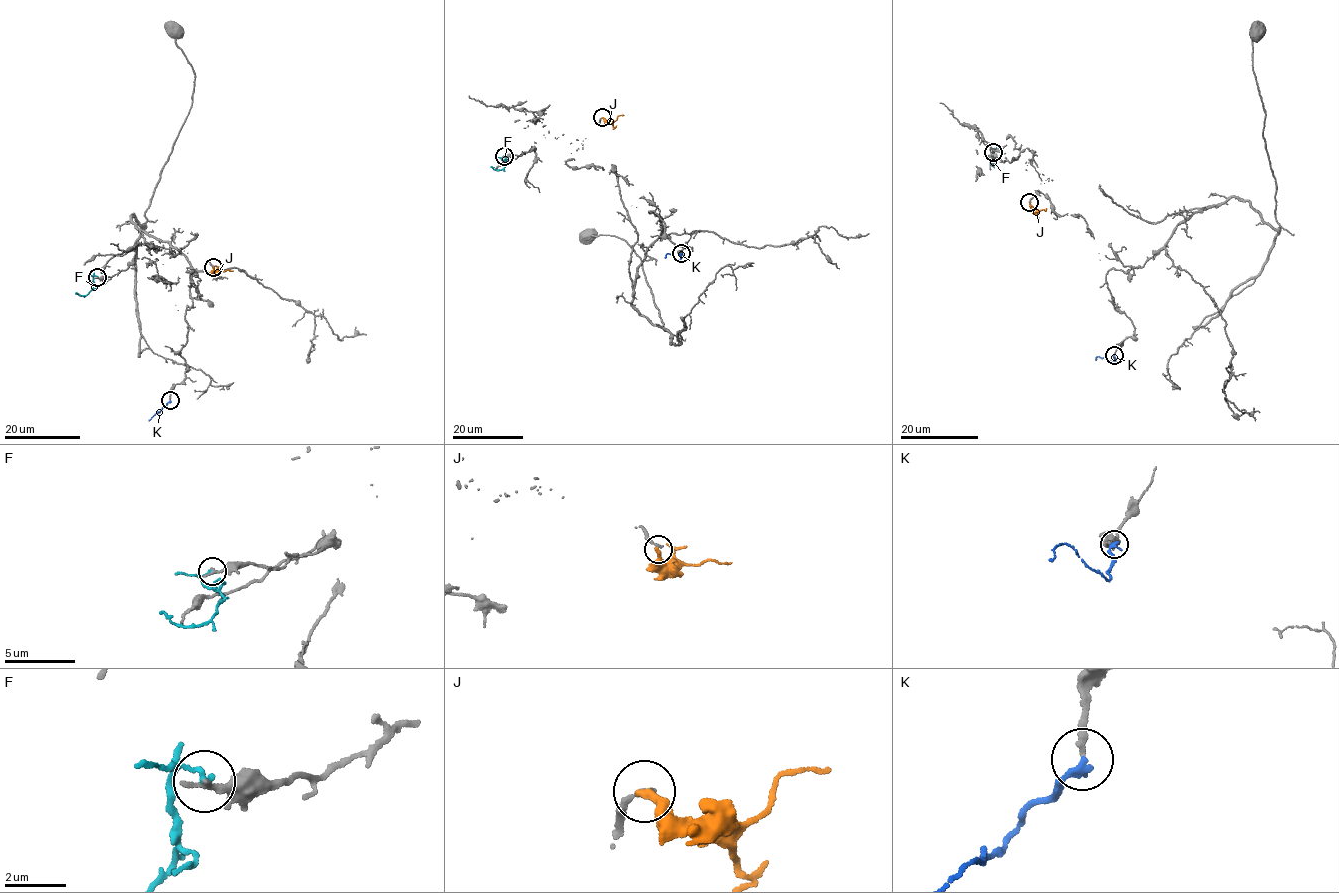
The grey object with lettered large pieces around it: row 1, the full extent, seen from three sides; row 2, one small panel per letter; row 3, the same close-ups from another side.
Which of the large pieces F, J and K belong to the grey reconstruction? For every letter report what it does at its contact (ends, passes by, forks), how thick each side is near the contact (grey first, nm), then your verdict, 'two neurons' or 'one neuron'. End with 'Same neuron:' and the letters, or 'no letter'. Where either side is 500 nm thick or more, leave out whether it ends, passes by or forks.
F: it ends | 200/180 nm | two neurons
J: it ends | 220/280 nm | two neurons
K: it ends | 170/240 nm | one neuron
Same neuron: K

